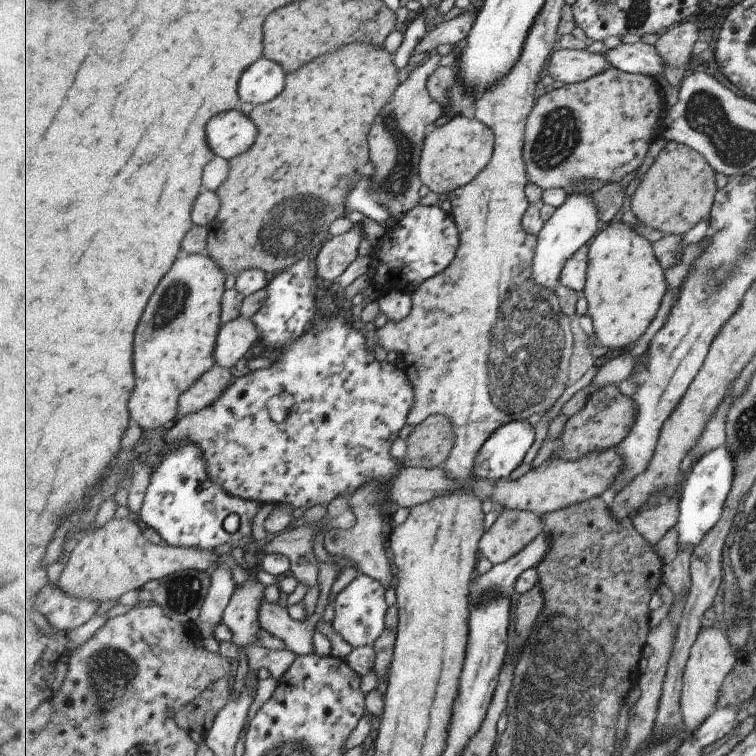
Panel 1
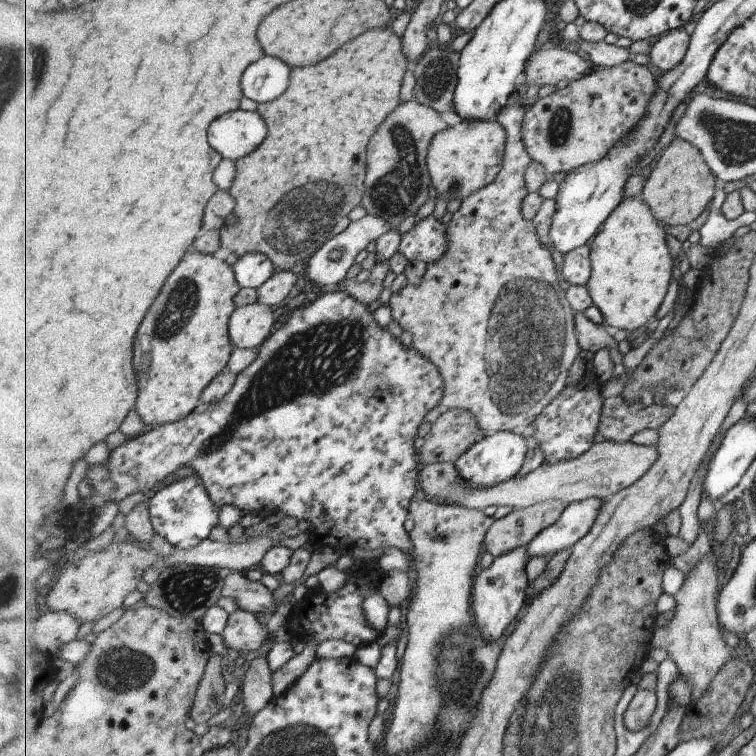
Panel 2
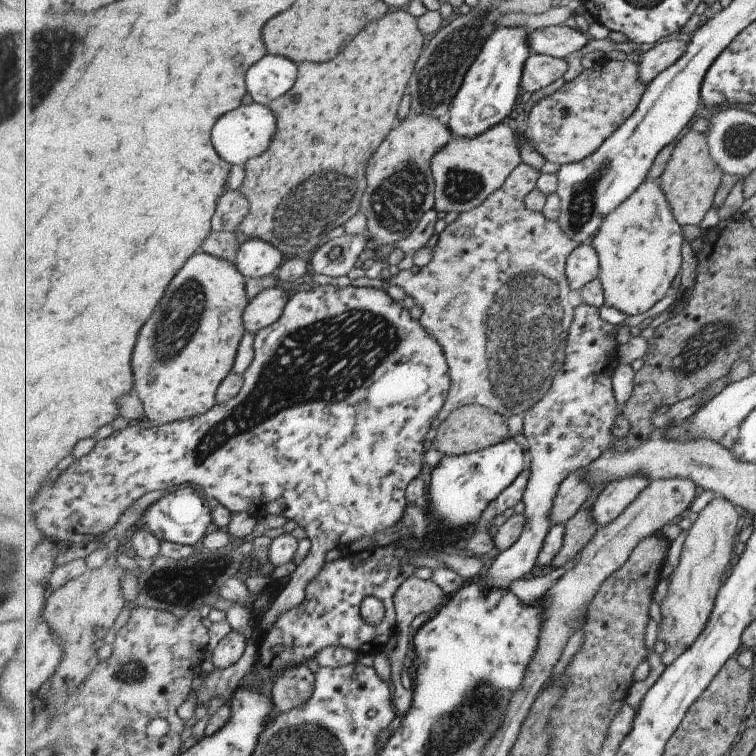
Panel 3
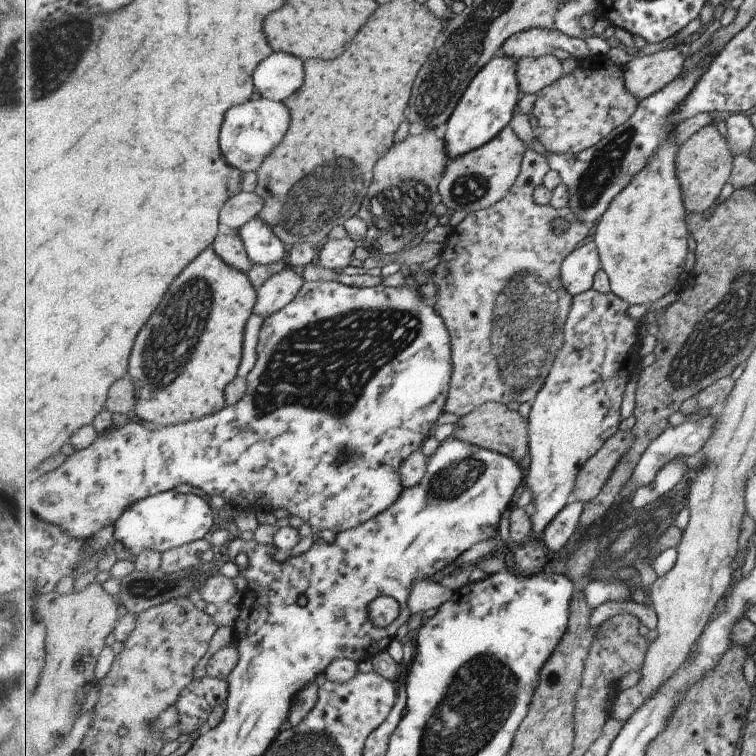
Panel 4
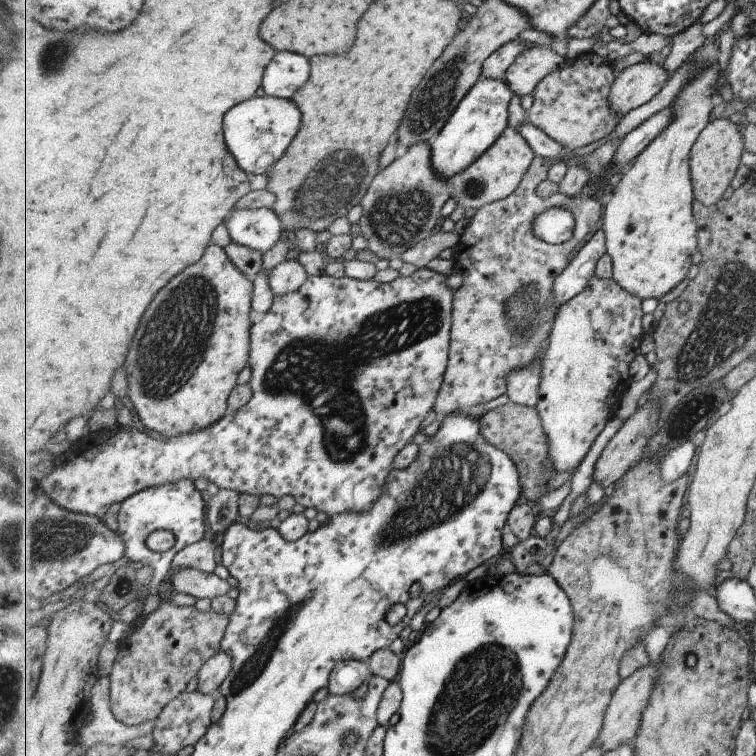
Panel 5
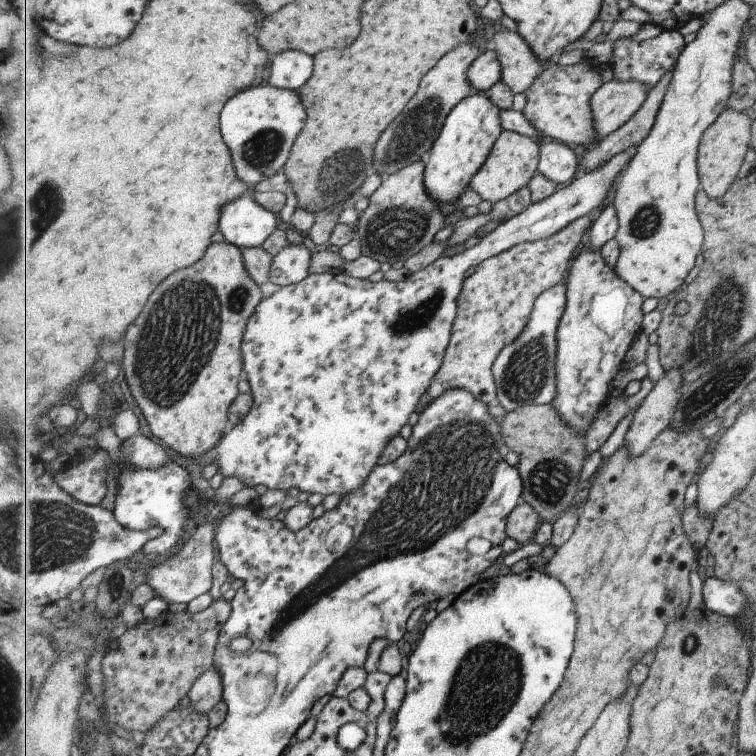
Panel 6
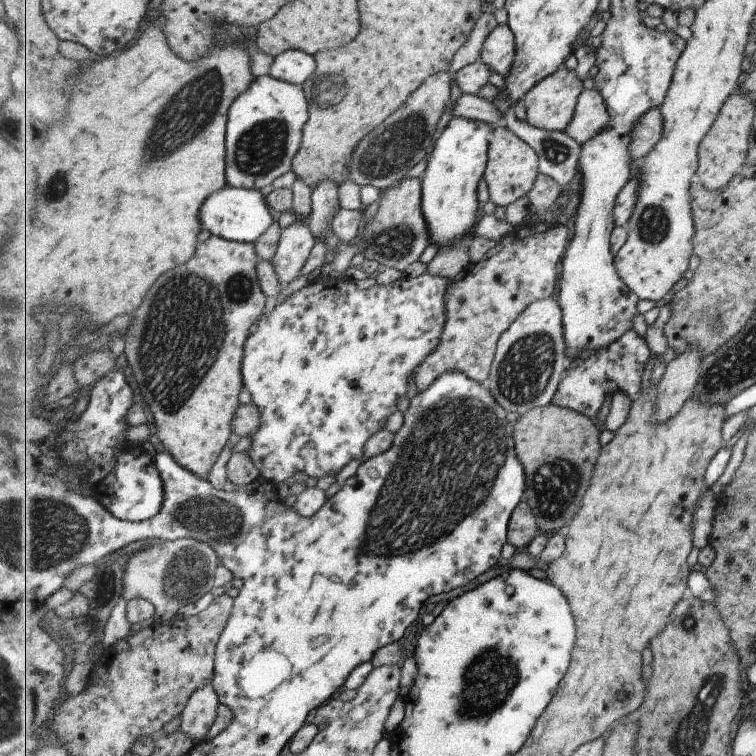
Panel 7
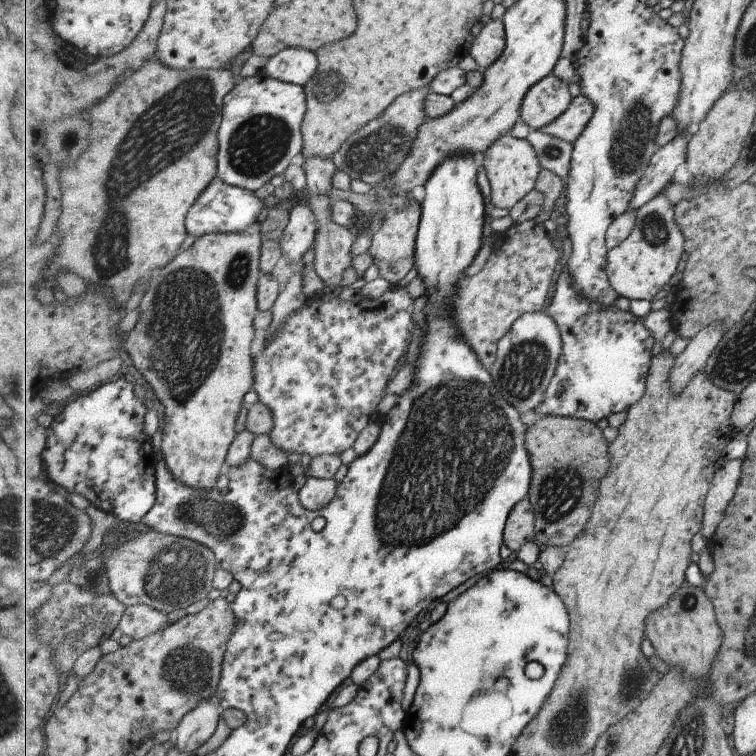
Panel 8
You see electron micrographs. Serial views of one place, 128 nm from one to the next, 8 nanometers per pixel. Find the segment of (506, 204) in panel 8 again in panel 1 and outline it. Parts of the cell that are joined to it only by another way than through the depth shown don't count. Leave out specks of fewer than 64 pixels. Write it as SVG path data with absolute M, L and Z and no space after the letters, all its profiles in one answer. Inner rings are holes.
M457 115L449 122L444 121L426 138L426 143L422 150L419 170L424 184L429 190L438 194L443 194L443 192L449 194L449 192L453 192L457 188L465 187L466 184L477 179L490 166L496 147L495 137L494 130L476 116L474 118L466 118L465 116Z

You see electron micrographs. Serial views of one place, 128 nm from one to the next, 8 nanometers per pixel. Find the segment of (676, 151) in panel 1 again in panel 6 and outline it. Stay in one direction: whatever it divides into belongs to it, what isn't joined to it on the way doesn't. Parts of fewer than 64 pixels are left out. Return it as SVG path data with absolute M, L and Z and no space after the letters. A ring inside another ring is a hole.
M727 108L719 119L707 130L703 136L702 144L698 151L698 166L701 189L713 200L719 200L727 195L729 188L736 182L739 170L745 162L745 156L752 146L752 122L754 117L749 117L745 112Z

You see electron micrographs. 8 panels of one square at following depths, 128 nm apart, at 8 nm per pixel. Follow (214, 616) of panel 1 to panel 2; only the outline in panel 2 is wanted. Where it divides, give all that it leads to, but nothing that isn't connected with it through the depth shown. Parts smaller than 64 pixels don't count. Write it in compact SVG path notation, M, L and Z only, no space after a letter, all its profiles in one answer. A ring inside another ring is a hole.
M235 571L226 578L222 596L230 596L239 608L257 614L273 608L275 600L271 592L263 582L251 581L243 573Z

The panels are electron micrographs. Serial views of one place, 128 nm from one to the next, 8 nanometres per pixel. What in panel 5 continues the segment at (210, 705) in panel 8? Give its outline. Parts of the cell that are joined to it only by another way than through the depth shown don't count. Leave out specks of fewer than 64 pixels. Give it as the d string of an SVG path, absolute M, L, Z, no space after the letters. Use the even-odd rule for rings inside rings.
M220 651L203 664L198 673L198 690L203 694L218 694L223 682L233 670L233 658L228 652Z

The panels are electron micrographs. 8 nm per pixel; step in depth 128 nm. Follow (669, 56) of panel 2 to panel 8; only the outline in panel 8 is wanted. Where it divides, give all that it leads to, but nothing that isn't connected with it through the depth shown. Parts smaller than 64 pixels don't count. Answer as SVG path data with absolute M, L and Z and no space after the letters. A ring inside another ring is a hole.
M583 94L574 98L570 108L558 120L542 129L548 136L575 143L586 129L595 113L595 106Z

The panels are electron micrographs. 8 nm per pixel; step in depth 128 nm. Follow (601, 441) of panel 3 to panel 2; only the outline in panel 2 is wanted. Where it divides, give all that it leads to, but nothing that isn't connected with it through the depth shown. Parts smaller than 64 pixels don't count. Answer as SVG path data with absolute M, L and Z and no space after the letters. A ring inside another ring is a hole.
M591 368L580 381L566 382L555 400L551 401L534 420L532 444L542 448L544 462L547 465L578 459L589 452L600 439L602 414L607 399L601 394L602 382L594 376L595 372ZM528 545L514 548L511 552L496 557L490 567L479 569L475 578L473 604L475 604L475 622L483 624L483 632L487 632L487 642L495 642L503 636L507 626L515 620L519 610L524 608L527 600L528 564L530 554Z

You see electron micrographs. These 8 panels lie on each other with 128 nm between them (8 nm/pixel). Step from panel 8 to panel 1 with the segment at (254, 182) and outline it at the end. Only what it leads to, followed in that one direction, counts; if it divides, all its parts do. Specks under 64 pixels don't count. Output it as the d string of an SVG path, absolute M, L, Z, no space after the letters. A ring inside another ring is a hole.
M239 110L219 114L207 126L207 138L211 140L211 150L227 160L247 152L255 144L257 134L259 130L253 124L253 120Z

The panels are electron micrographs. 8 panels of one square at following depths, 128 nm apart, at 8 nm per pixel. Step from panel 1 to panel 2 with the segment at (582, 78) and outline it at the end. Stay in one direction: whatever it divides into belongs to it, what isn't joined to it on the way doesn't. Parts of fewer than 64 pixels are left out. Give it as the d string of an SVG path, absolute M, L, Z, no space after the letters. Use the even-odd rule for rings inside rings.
M551 46L543 47L530 56L524 87L555 86L561 80L570 83L589 75L592 65L591 59L585 60L578 53Z

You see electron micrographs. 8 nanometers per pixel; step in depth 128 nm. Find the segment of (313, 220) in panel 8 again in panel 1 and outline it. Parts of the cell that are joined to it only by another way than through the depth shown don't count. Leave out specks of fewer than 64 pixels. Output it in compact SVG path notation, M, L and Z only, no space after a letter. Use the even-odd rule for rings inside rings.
M239 315L225 323L218 334L215 347L216 366L231 369L239 358L243 358L260 338L260 332L253 319Z

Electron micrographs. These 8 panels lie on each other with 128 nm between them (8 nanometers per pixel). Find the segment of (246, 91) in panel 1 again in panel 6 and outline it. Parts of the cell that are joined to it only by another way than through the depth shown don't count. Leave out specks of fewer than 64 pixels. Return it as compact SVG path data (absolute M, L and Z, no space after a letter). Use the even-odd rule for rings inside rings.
M289 50L271 57L269 86L279 90L301 90L313 76L313 56Z

